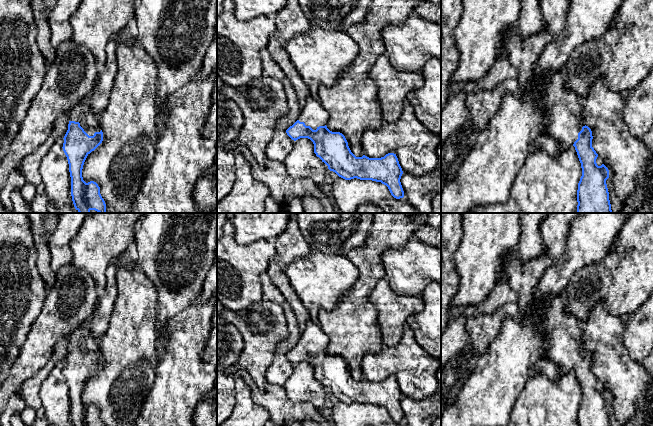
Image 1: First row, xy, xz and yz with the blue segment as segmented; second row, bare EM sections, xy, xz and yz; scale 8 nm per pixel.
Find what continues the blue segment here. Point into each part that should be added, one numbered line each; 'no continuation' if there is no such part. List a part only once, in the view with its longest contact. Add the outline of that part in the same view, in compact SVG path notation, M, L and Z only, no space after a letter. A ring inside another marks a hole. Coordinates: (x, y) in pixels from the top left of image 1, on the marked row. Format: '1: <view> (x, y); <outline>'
1: xy (82, 112); M89 96L85 97L75 105L68 113L69 121L79 122L80 126L89 135L93 136L95 132L100 132L100 115L94 113L89 103Z

